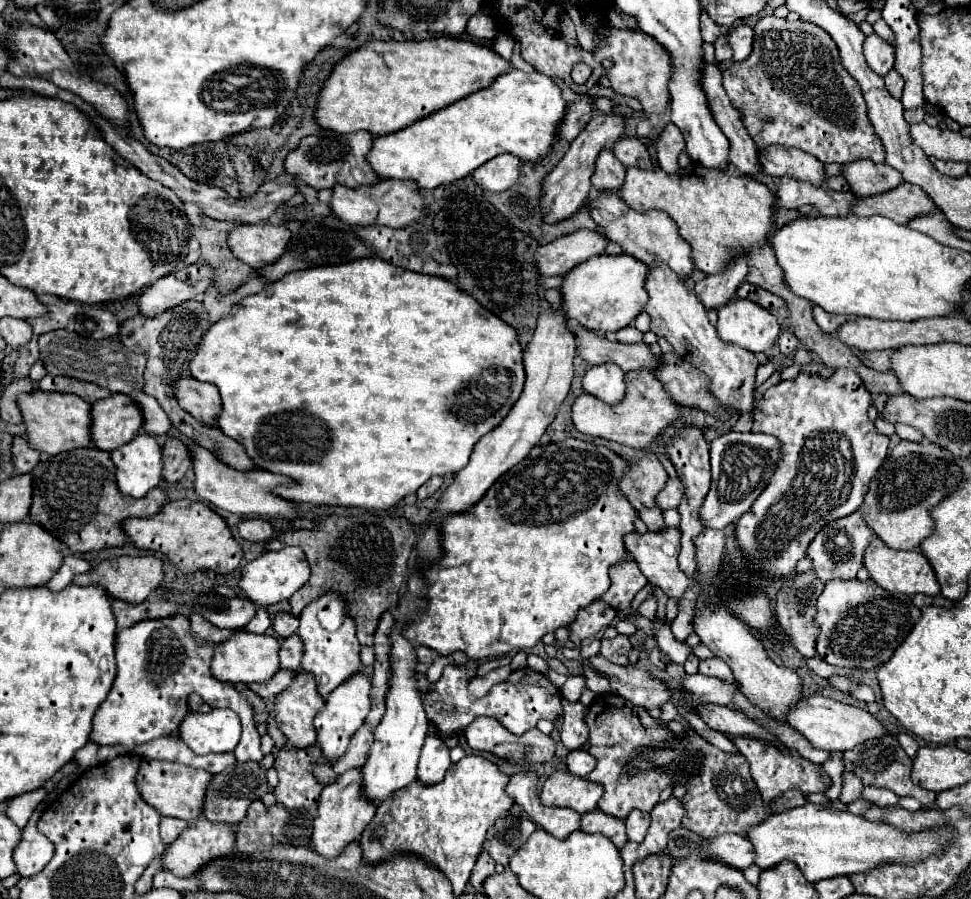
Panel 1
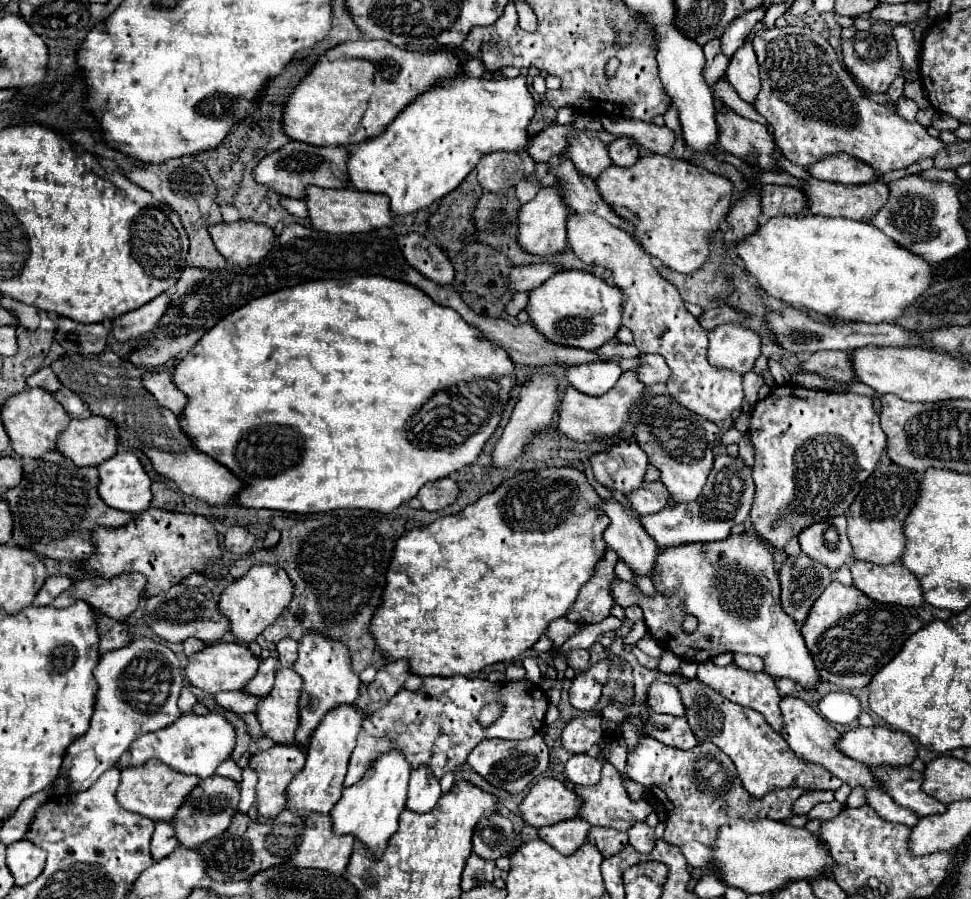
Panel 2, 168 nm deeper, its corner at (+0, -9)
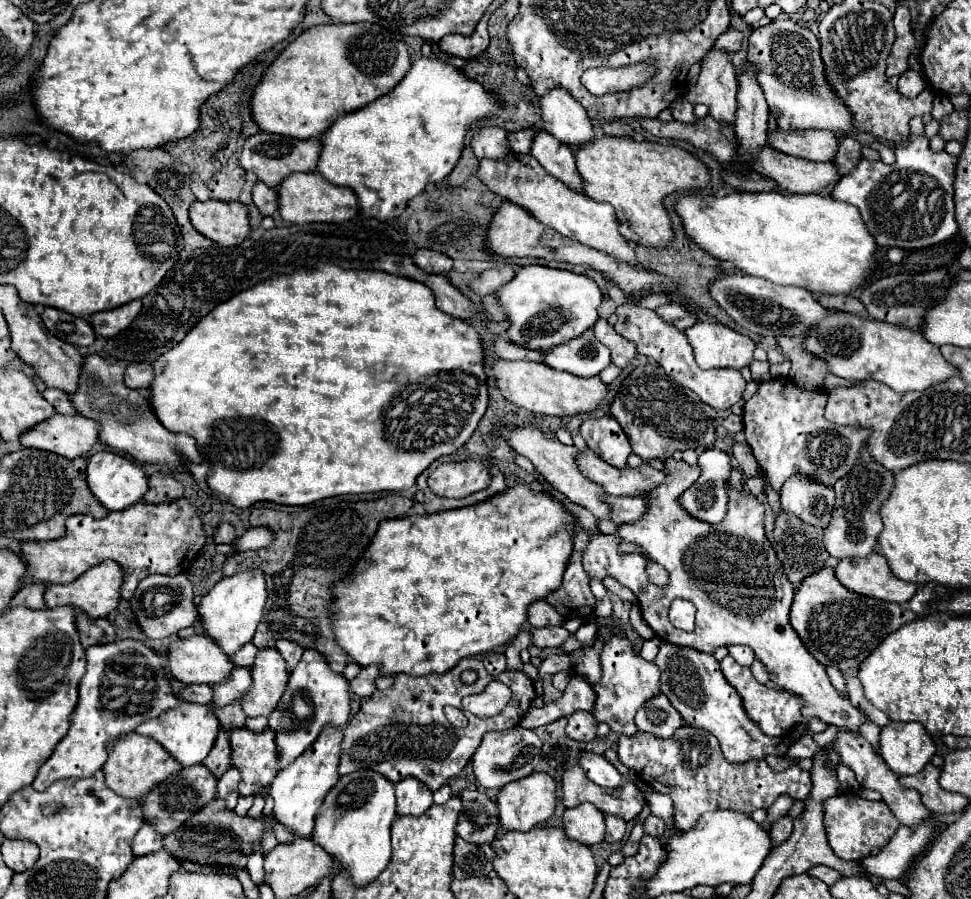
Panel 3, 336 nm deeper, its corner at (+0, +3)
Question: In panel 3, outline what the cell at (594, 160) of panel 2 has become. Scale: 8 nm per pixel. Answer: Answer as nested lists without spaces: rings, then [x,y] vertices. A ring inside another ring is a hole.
[[[551,88],[539,98],[543,130],[559,138],[561,142],[577,148],[585,142],[595,140],[593,126],[587,112],[573,100],[565,88]]]

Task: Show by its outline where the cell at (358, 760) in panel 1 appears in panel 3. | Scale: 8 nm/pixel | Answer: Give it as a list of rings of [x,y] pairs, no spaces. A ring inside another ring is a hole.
[[[479,658],[461,660],[455,668],[445,672],[445,676],[395,676],[391,688],[373,692],[361,704],[359,712],[347,722],[341,742],[339,776],[357,770],[373,770],[393,784],[411,776],[435,792],[465,768],[487,732],[503,732],[517,726],[521,716],[525,716],[533,704],[533,698],[535,688],[527,674],[505,670],[499,676],[491,676]],[[469,668],[477,668],[479,680],[471,686],[465,686],[461,684],[459,676]],[[491,680],[499,680],[511,690],[509,704],[491,718],[479,718],[471,712],[465,712],[469,714],[469,726],[451,726],[443,714],[443,708],[455,706],[461,710],[461,700],[469,694],[479,694]]]

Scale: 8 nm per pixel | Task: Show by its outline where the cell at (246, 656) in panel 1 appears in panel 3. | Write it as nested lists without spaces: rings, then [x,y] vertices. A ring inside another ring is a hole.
[[[191,636],[175,640],[167,646],[169,676],[183,684],[219,684],[229,676],[233,664],[229,658],[207,640],[207,636]]]

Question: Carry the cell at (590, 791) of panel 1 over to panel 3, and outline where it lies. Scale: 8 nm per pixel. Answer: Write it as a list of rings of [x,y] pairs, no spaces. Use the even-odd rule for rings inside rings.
[[[533,772],[527,778],[515,780],[503,786],[497,794],[497,808],[499,808],[499,828],[503,832],[527,832],[537,824],[543,824],[555,810],[555,782],[545,772]]]

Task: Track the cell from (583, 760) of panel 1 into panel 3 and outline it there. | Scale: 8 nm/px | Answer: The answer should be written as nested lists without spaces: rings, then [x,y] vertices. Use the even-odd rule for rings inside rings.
[[[583,754],[579,760],[579,766],[583,768],[583,772],[599,786],[603,788],[621,788],[623,778],[617,772],[617,768],[603,756],[597,754]]]

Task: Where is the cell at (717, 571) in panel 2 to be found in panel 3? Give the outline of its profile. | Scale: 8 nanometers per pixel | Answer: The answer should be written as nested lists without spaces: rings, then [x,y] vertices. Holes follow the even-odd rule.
[[[667,458],[663,462],[661,470],[665,472],[665,480],[657,488],[647,492],[647,496],[645,496],[647,510],[639,520],[629,522],[629,524],[621,524],[615,534],[591,536],[589,546],[585,548],[585,554],[583,554],[585,572],[591,578],[599,578],[599,580],[603,580],[605,576],[613,576],[623,586],[631,588],[633,594],[639,600],[643,620],[653,628],[653,632],[657,632],[657,636],[661,640],[677,644],[677,646],[689,646],[689,648],[695,648],[695,650],[701,650],[701,652],[707,652],[707,654],[713,654],[719,646],[733,646],[733,644],[749,646],[755,652],[755,660],[759,660],[765,666],[765,670],[769,672],[771,682],[775,682],[779,688],[789,690],[789,692],[803,698],[801,714],[807,722],[817,718],[825,724],[837,726],[839,730],[859,734],[859,726],[867,722],[867,716],[863,714],[863,710],[853,706],[847,696],[843,696],[841,692],[837,692],[833,688],[833,684],[831,684],[831,680],[825,672],[825,666],[821,666],[801,646],[801,640],[797,640],[797,634],[793,634],[793,628],[789,624],[789,604],[793,602],[795,586],[787,580],[783,564],[779,562],[775,550],[771,548],[771,544],[765,536],[763,504],[753,494],[749,494],[747,490],[739,492],[739,490],[727,486],[729,502],[727,502],[725,518],[719,524],[707,524],[699,518],[693,518],[679,502],[681,494],[701,476],[701,468],[699,466],[689,466],[685,460],[677,462],[673,458]],[[619,540],[625,540],[625,542],[631,542],[631,544],[639,546],[641,552],[623,554],[623,556],[617,554]],[[649,560],[661,564],[669,572],[669,582],[665,586],[657,586],[649,580],[649,576],[645,572]],[[675,598],[685,598],[697,608],[697,624],[695,624],[693,632],[677,630],[671,624],[667,614],[669,614],[669,606]]]

